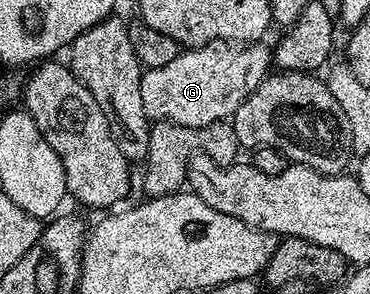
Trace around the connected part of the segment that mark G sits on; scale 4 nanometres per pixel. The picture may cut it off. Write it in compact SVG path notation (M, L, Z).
M228 41L205 43L202 47L182 50L181 55L168 65L148 68L141 76L143 109L149 114L150 120L176 123L179 127L206 127L228 120L270 74L271 51L268 46L261 46L265 45L257 41L248 45L234 45Z

